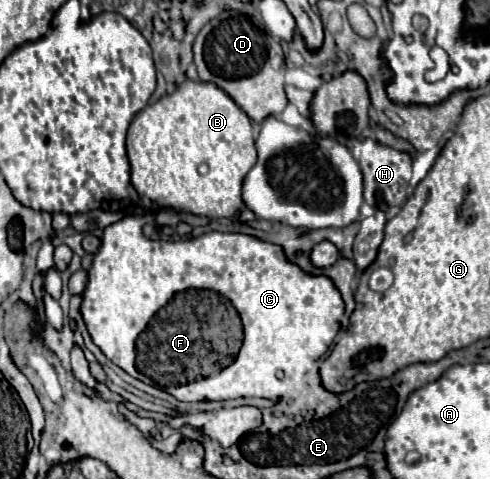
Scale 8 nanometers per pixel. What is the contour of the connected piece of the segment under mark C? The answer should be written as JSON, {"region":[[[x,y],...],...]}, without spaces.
{"region":[[[146,212],[142,216],[129,214],[105,227],[101,247],[95,253],[93,265],[89,269],[89,281],[83,291],[81,305],[81,313],[93,337],[93,343],[125,373],[137,379],[145,379],[145,375],[141,375],[135,367],[135,339],[149,323],[145,321],[145,315],[151,313],[153,317],[175,293],[183,289],[211,289],[225,295],[235,305],[245,331],[243,347],[237,359],[221,373],[205,377],[203,381],[195,381],[193,385],[167,387],[167,393],[171,393],[177,401],[227,401],[239,397],[267,397],[272,401],[291,399],[291,395],[303,387],[305,375],[313,367],[319,369],[320,364],[314,363],[322,361],[339,331],[349,326],[349,319],[345,316],[345,303],[335,283],[325,275],[305,273],[285,257],[283,247],[261,241],[253,235],[209,231],[199,237],[177,241],[151,241],[143,235],[142,226],[154,221],[153,213]]]}

